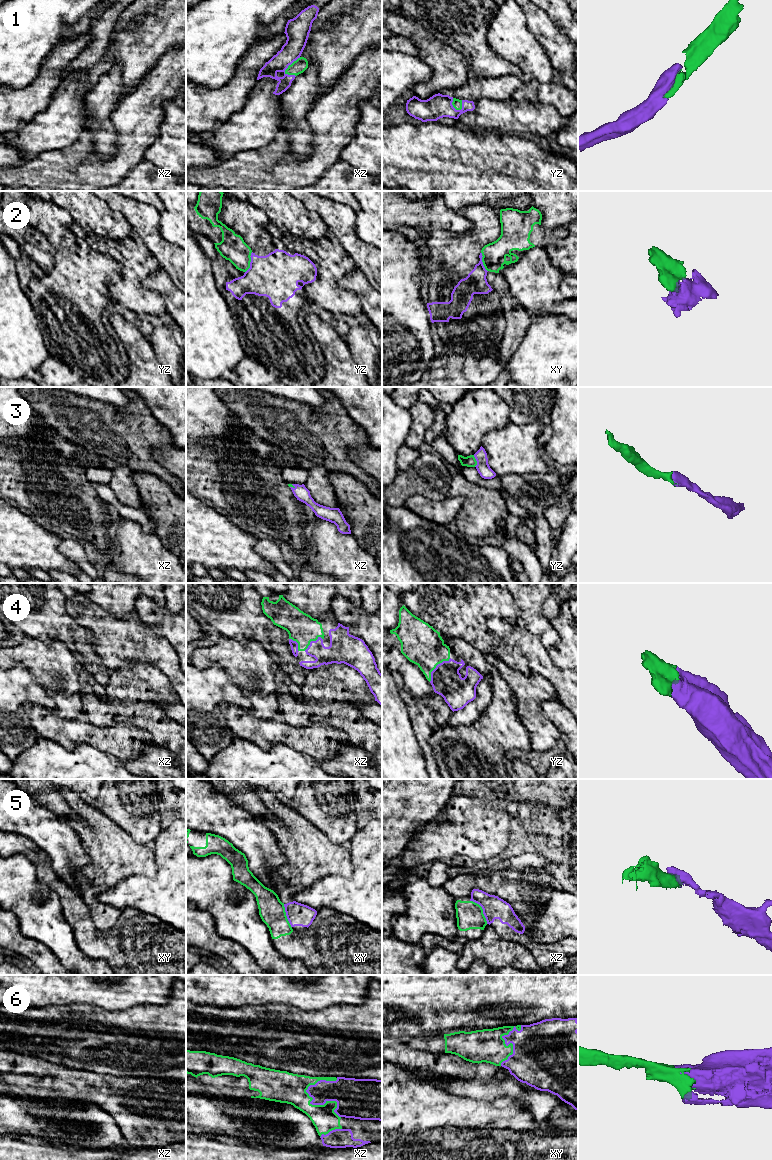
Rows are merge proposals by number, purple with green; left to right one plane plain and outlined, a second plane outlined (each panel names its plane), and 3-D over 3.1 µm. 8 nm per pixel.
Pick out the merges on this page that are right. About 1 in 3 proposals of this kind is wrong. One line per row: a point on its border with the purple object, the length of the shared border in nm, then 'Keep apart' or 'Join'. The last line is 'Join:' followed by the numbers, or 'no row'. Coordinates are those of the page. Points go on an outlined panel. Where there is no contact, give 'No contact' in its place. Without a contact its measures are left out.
1: Touches purple at xz (290, 64). Shared border 190 nm. Join
2: Touches purple at yz (250, 262). Shared border 180 nm. Keep apart
3: Touches purple at yz (476, 460). Shared border 100 nm. Join
4: Touches purple at yz (436, 667). Shared border 260 nm. Join
5: Touches purple at xz (483, 910). Shared border 240 nm. Keep apart
6: Touches purple at xz (322, 1104). Shared border 360 nm. Join
Join: 1, 3, 4, 6

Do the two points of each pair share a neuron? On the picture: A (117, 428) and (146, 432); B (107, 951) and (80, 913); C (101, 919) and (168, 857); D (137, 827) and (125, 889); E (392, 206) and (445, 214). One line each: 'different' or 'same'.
A: same
B: same
C: different
D: different
E: same

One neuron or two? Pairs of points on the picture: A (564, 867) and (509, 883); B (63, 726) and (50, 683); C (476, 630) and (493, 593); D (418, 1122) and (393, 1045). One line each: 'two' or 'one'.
A: one
B: two
C: one
D: two

